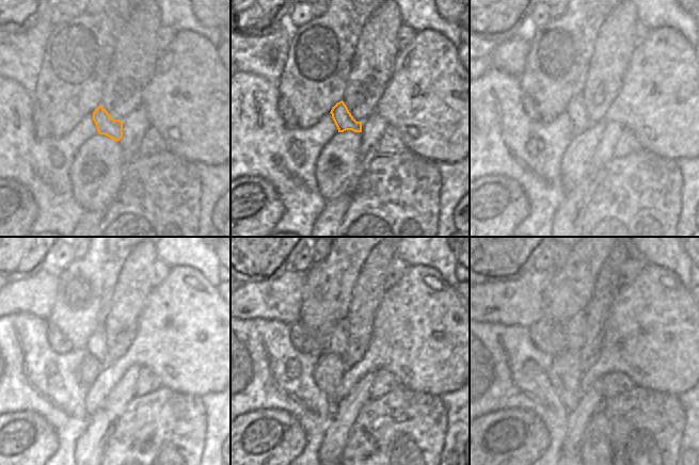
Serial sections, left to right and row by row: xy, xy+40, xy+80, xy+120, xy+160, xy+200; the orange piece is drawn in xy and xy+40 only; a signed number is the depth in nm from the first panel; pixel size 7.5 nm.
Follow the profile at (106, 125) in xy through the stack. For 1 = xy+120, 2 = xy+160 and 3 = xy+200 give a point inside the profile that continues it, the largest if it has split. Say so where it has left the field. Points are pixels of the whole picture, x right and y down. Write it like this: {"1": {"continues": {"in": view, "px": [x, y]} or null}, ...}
{"1": {"continues": {"in": "xy+120", "px": [96, 346]}}, "2": {"continues": {"in": "xy+160", "px": [336, 343]}}, "3": {"continues": {"in": "xy+200", "px": [574, 327]}}}

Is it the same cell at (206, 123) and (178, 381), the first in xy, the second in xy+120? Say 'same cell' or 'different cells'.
same cell

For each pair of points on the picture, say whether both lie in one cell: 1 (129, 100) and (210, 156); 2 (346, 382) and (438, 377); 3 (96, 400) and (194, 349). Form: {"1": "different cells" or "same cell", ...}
{"1": "different cells", "2": "same cell", "3": "same cell"}

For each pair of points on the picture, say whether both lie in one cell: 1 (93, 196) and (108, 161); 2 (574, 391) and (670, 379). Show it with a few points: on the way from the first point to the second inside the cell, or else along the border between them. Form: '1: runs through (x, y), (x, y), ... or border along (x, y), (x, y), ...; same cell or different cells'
1: runs through (95, 188), (109, 170); same cell
2: border along (582, 374), (580, 388), (583, 393); different cells

